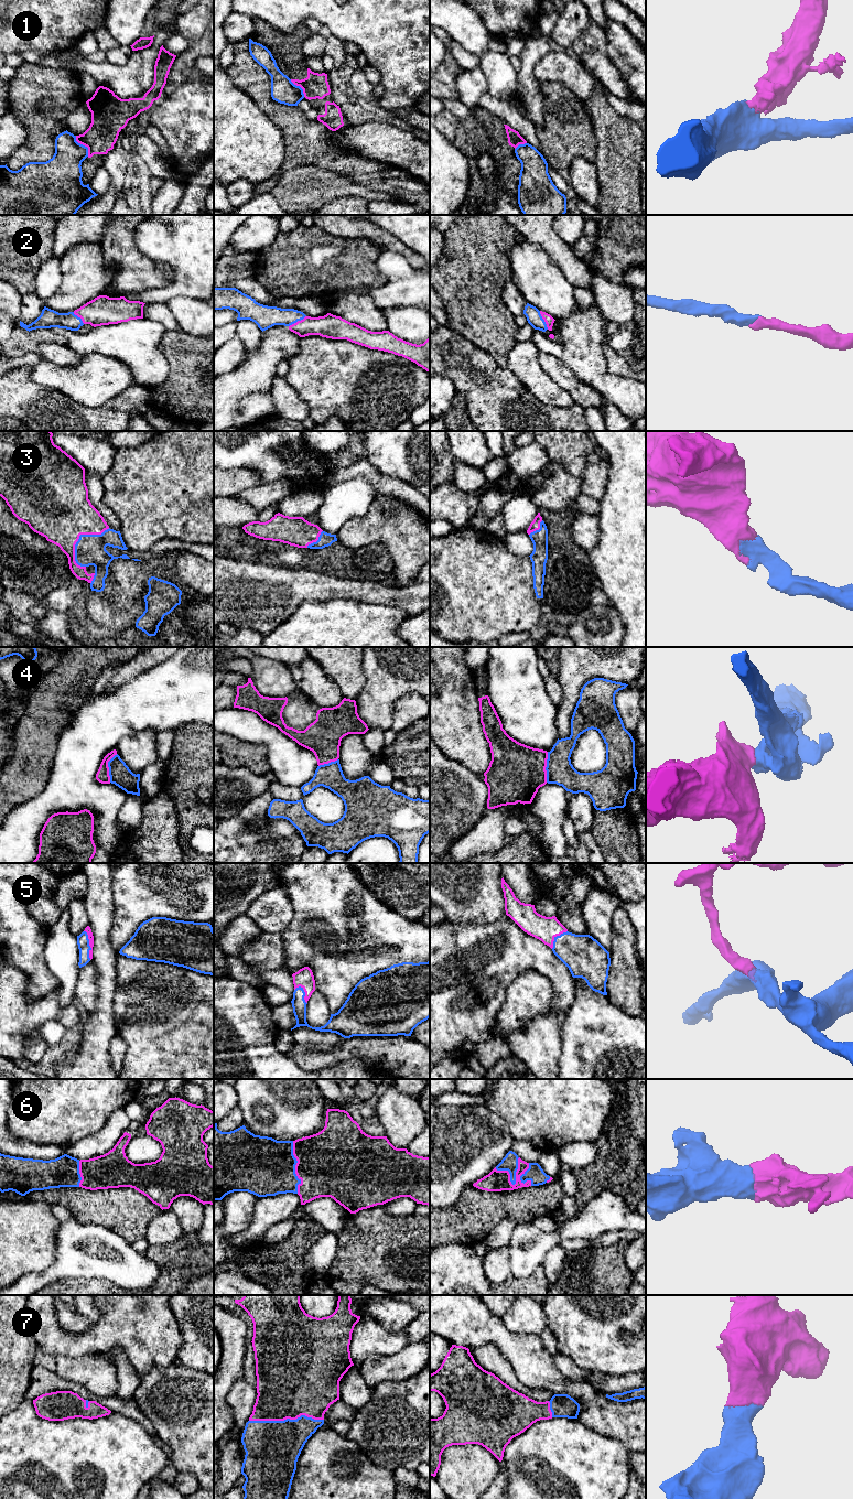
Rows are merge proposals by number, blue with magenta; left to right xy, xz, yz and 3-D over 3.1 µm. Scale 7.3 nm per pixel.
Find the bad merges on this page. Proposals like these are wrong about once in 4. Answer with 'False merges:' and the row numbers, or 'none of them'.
False merges: 1, 4

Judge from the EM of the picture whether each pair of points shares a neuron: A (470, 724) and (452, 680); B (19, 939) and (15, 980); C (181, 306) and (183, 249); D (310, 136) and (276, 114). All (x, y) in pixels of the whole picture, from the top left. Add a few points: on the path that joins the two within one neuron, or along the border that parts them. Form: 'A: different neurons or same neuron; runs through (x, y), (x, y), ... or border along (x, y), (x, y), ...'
A: same neuron; runs through (459, 713), (452, 707), (452, 691)
B: different neurons; border along (11, 964), (24, 974), (27, 991)
C: different neurons; border along (202, 299), (173, 297), (165, 302)
D: same neuron; runs through (301, 132), (284, 117)

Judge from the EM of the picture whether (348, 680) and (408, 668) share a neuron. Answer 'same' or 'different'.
different

